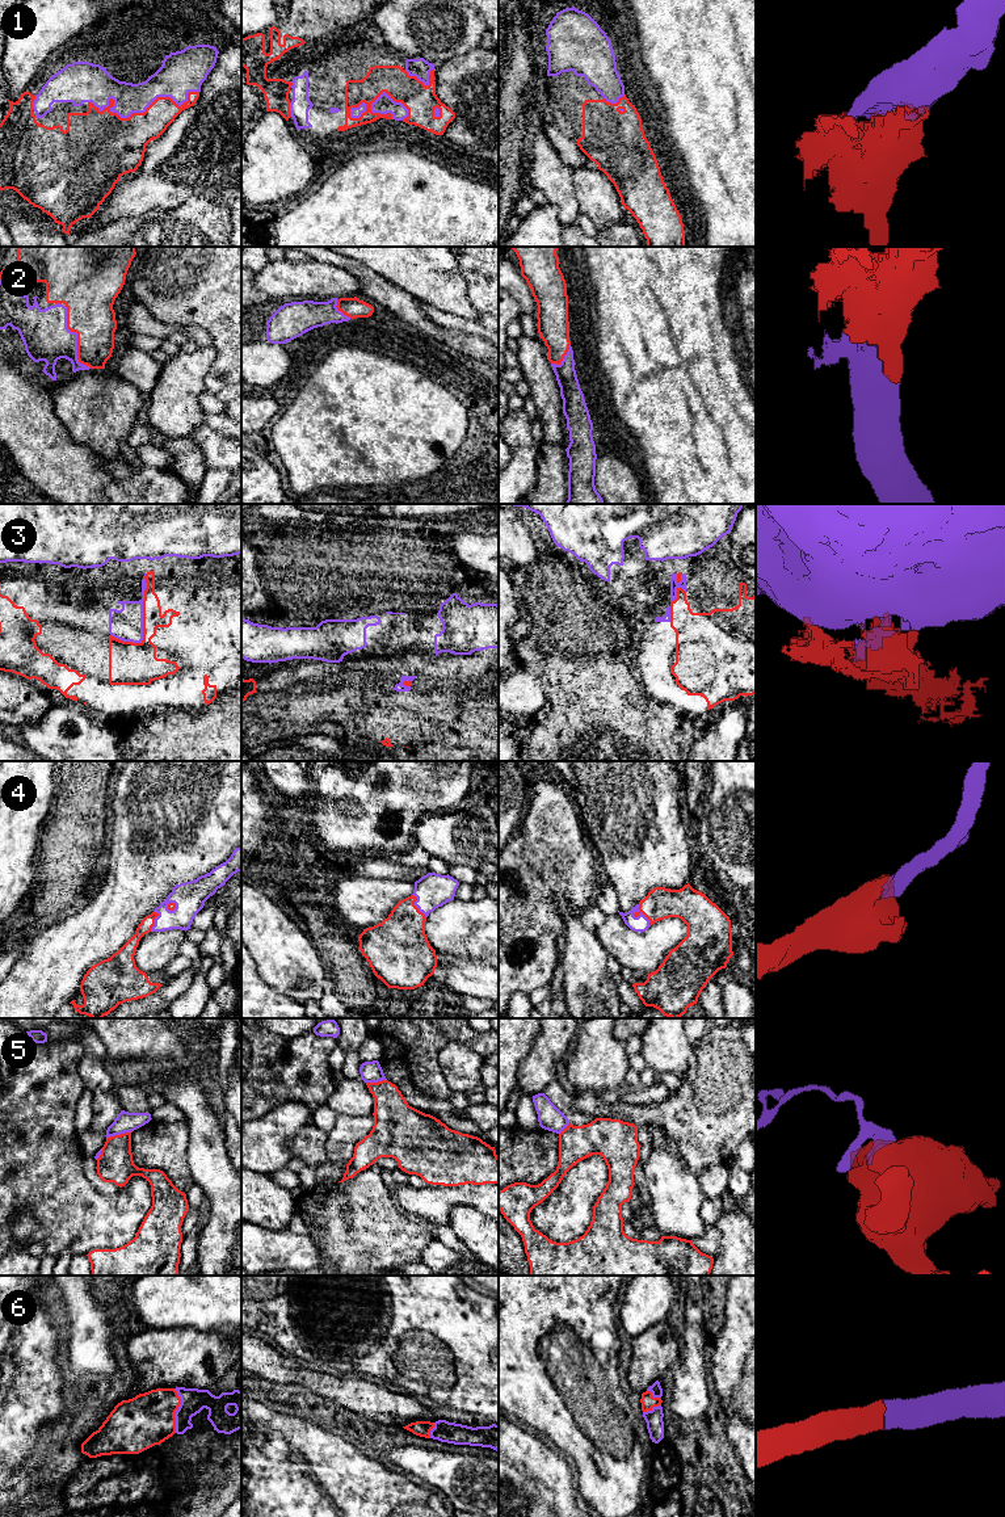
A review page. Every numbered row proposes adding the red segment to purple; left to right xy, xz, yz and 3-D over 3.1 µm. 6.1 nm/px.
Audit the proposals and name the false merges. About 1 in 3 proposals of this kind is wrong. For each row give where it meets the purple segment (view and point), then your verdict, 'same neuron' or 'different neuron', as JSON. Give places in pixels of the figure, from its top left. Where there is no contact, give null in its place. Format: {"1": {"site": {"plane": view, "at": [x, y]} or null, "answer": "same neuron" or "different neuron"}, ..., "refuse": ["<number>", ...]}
{"1": {"site": {"plane": "xy", "at": [144, 110]}, "answer": "same neuron"}, "2": {"site": {"plane": "xy", "at": [76, 339]}, "answer": "same neuron"}, "3": {"site": {"plane": "xy", "at": [142, 618]}, "answer": "different neuron"}, "4": {"site": {"plane": "yz", "at": [643, 915]}, "answer": "same neuron"}, "5": {"site": {"plane": "xy", "at": [118, 1134]}, "answer": "different neuron"}, "6": {"site": {"plane": "xy", "at": [176, 1411]}, "answer": "same neuron"}, "refuse": ["3", "5"]}

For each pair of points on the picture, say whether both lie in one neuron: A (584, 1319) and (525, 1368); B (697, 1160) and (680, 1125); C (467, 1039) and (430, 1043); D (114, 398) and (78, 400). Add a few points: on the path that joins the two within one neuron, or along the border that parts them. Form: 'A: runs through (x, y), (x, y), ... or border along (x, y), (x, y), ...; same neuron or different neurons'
A: runs through (563, 1314), (551, 1314), (525, 1340), (525, 1347); same neuron
B: runs through (697, 1151), (697, 1142), (689, 1134); same neuron
C: runs through (458, 1034), (440, 1034); same neuron
D: runs through (105, 400), (87, 400); same neuron

